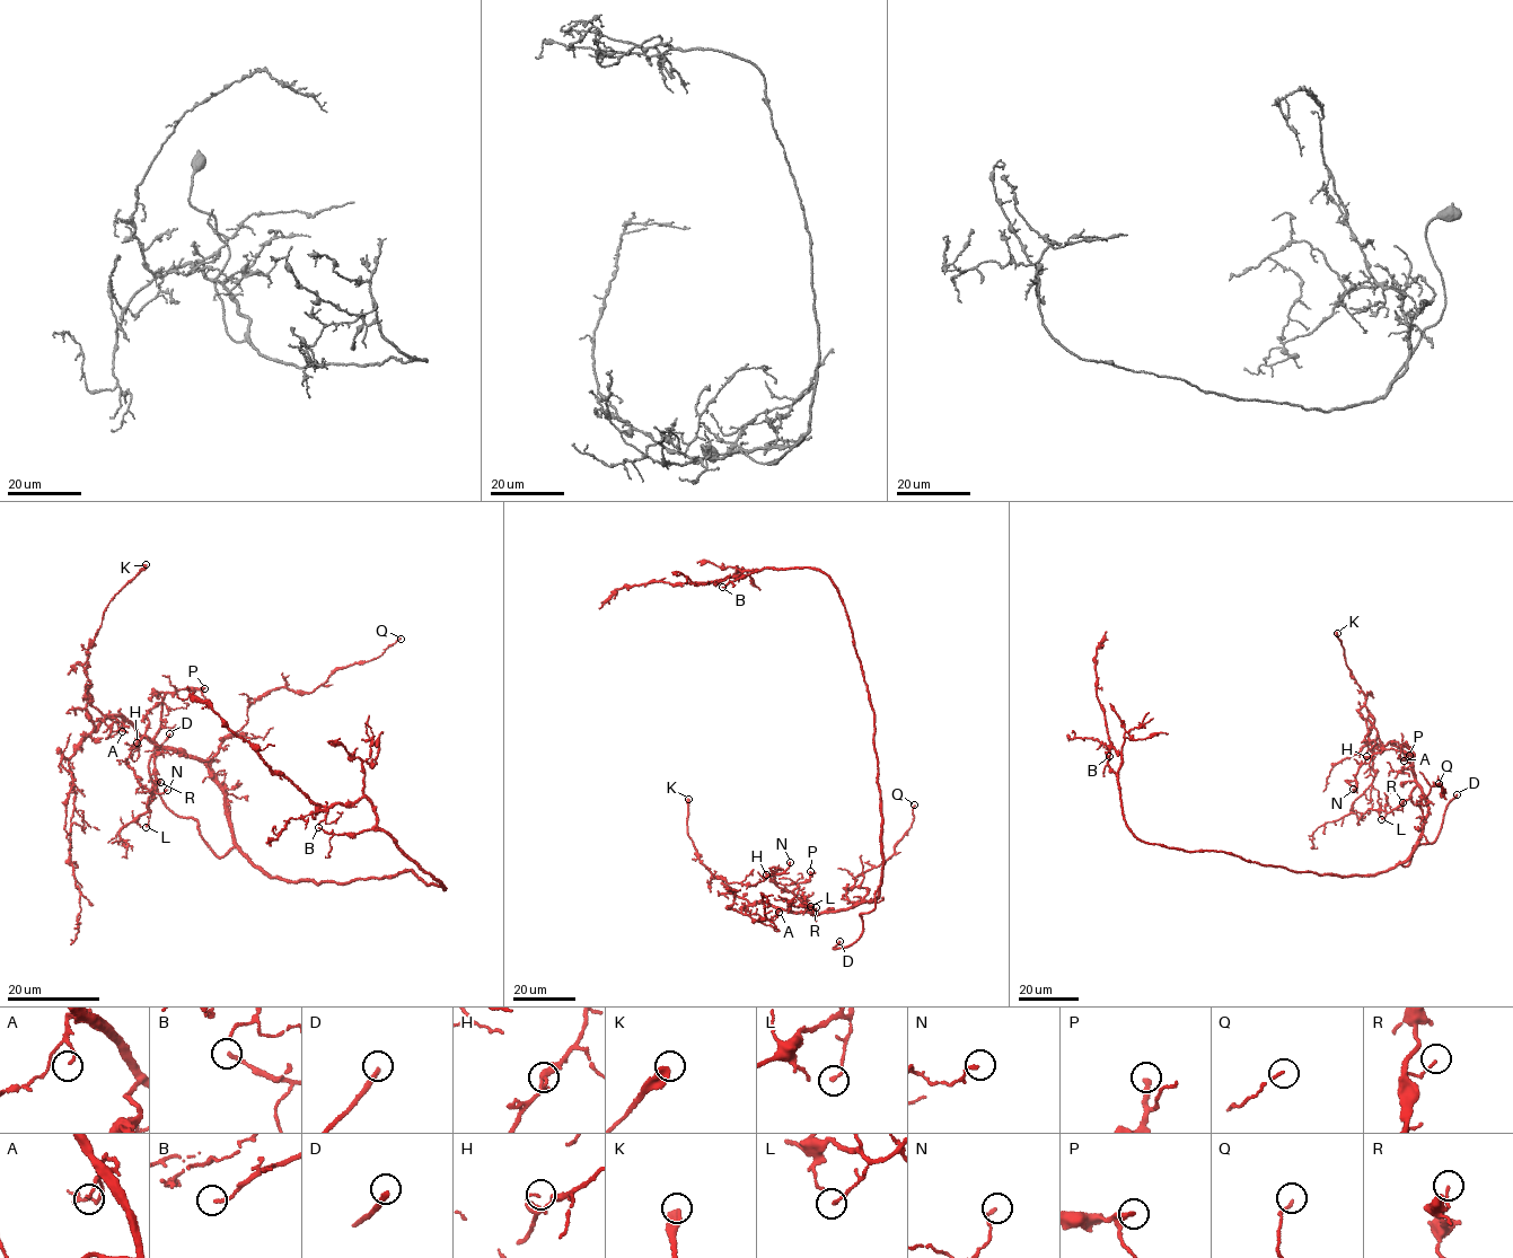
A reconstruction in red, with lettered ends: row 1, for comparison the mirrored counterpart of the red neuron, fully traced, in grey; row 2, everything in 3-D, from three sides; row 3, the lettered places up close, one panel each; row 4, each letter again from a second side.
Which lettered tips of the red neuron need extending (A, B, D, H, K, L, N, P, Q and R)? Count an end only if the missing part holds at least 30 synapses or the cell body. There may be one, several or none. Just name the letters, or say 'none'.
B, D, P

